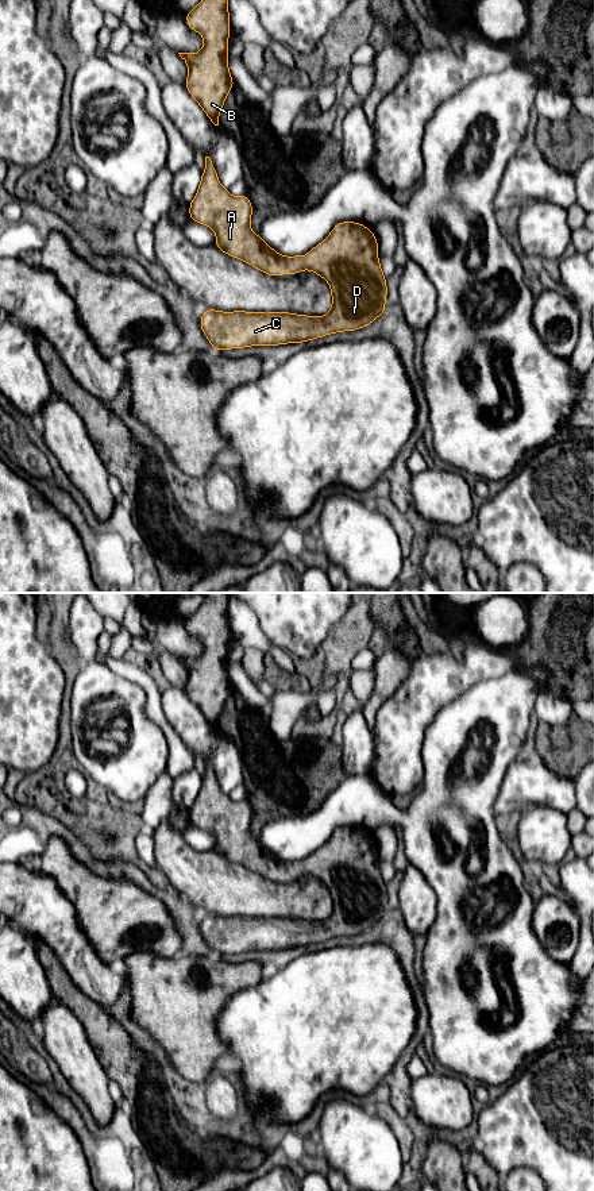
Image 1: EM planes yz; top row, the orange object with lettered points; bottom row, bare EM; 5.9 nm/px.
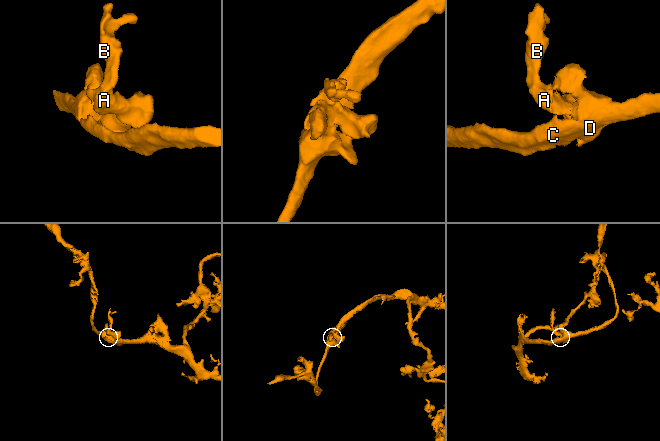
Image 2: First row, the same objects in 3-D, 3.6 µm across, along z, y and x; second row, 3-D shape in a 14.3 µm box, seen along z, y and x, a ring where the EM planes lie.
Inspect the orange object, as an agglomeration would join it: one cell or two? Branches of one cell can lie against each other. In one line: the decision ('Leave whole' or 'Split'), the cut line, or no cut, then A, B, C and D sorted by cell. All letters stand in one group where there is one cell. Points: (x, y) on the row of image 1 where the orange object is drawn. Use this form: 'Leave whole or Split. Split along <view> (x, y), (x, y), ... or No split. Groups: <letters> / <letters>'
Leave whole. No split. Groups: A B C D

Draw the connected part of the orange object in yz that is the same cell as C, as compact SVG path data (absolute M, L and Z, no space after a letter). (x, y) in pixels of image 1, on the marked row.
M205 157L205 170L201 174L198 190L189 204L189 216L190 220L215 231L215 246L220 251L242 259L267 275L300 274L306 269L323 277L331 286L332 307L321 317L289 312L221 312L207 308L200 317L200 327L215 351L305 343L335 332L360 329L386 312L387 285L378 259L377 236L362 223L347 220L335 224L331 234L306 255L279 255L261 235L251 231L252 204L247 193L234 197L224 189L209 157Z

